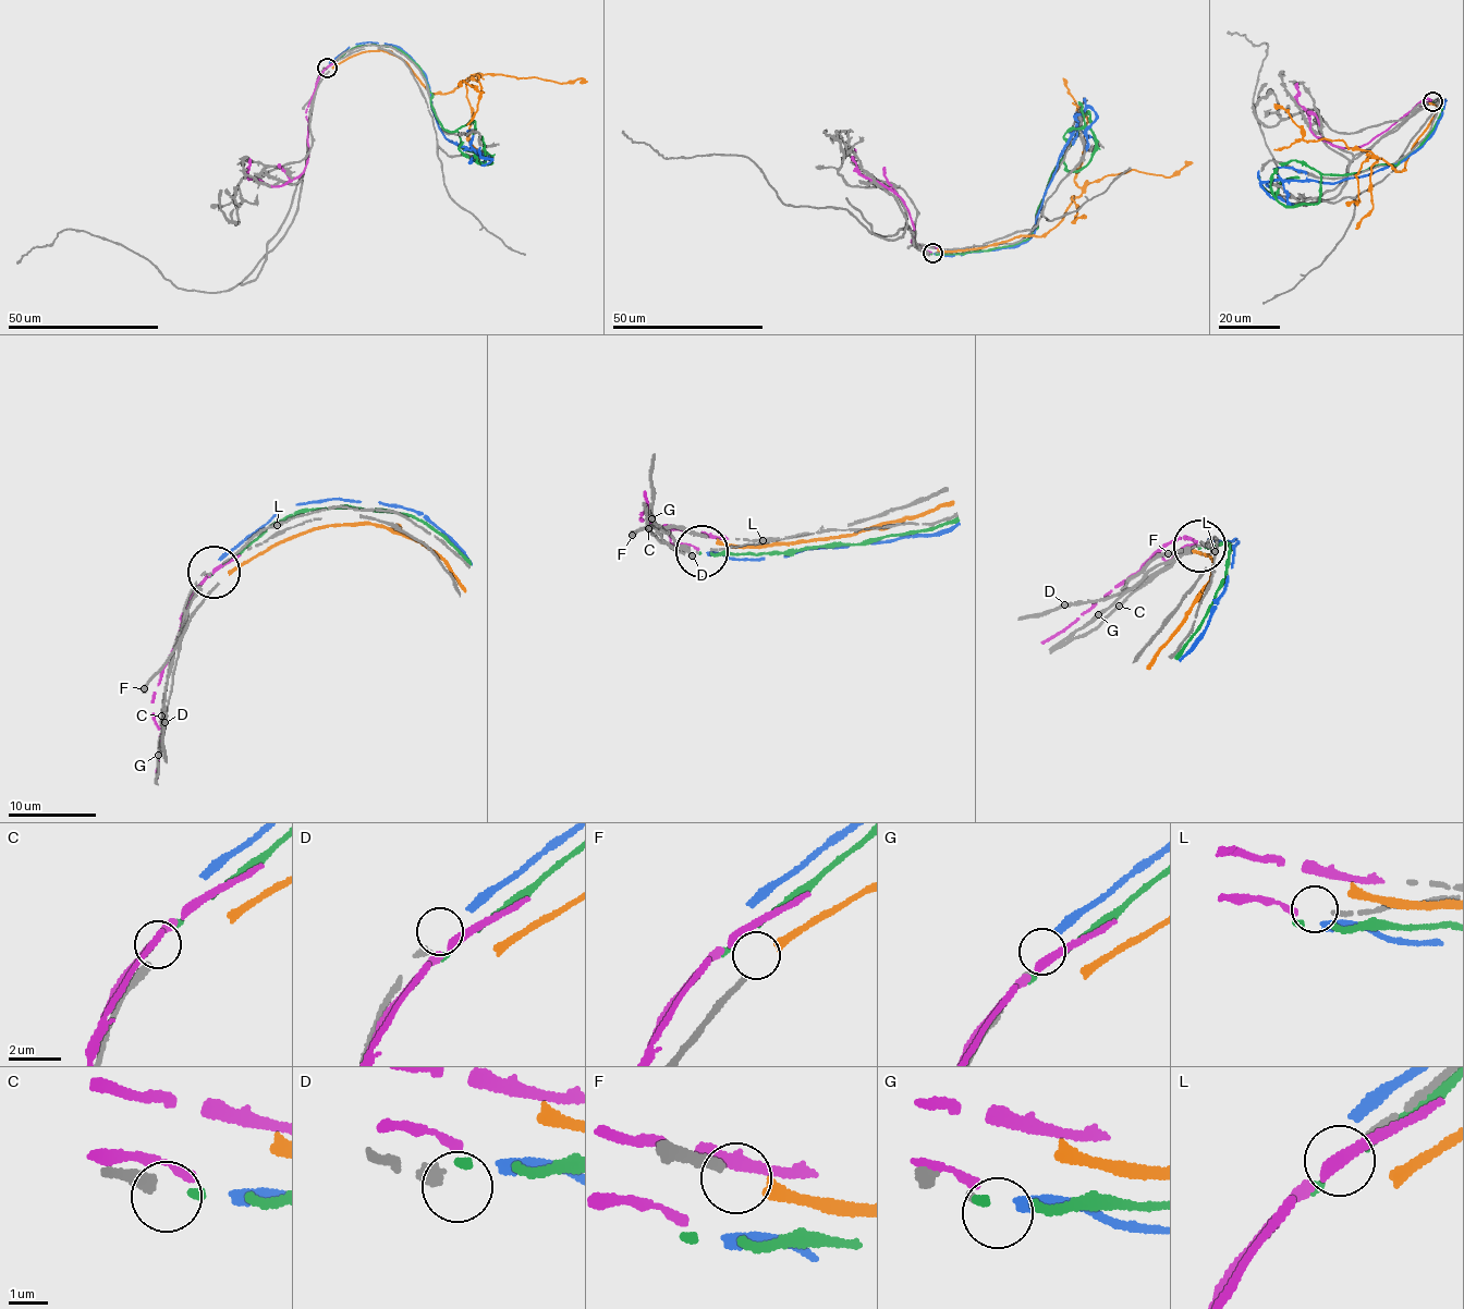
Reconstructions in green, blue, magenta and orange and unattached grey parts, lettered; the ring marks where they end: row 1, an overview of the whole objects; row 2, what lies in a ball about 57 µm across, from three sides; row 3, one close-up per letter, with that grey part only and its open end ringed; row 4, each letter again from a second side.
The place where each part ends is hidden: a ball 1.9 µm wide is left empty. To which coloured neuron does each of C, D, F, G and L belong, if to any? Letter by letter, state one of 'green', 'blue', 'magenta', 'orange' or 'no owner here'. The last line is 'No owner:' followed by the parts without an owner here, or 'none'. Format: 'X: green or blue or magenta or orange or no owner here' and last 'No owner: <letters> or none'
C: green
D: no owner here
F: orange
G: blue
L: magenta
No owner: D

